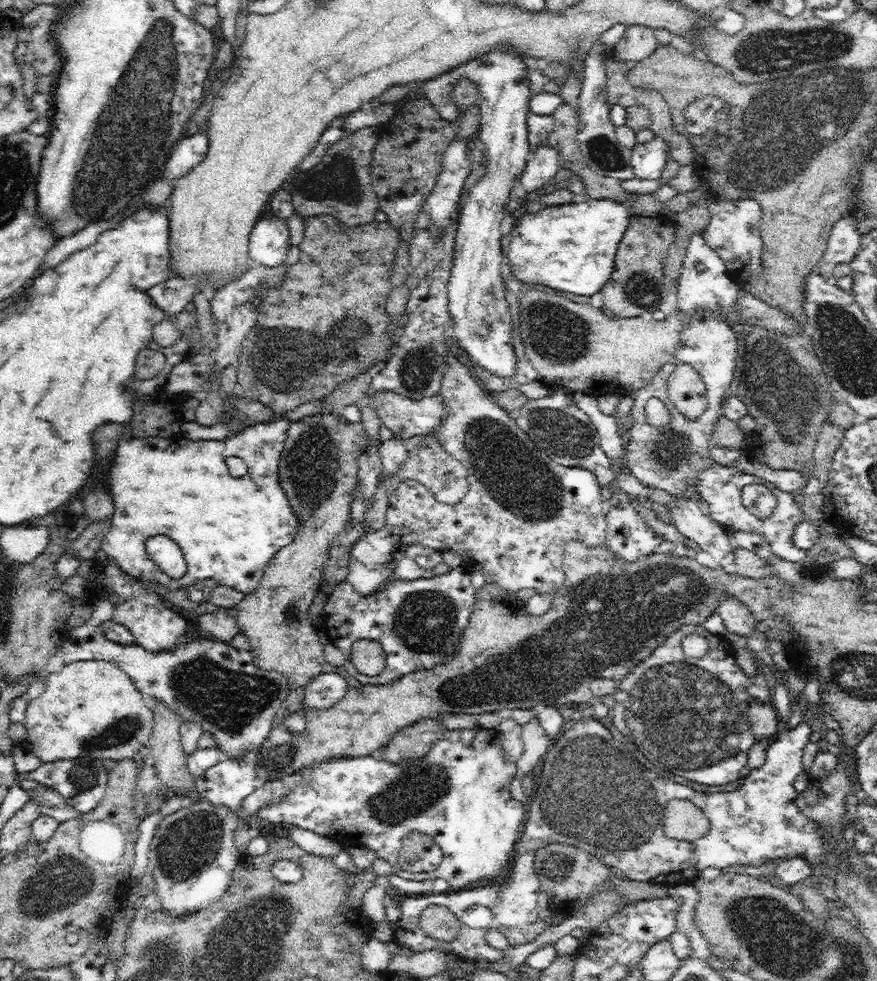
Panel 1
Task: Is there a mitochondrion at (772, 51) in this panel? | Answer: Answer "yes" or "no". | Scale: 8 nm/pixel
yes

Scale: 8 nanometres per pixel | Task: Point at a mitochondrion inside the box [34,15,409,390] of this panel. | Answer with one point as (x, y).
(336, 180)

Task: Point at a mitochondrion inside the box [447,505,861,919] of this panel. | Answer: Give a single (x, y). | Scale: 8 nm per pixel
(592, 791)

